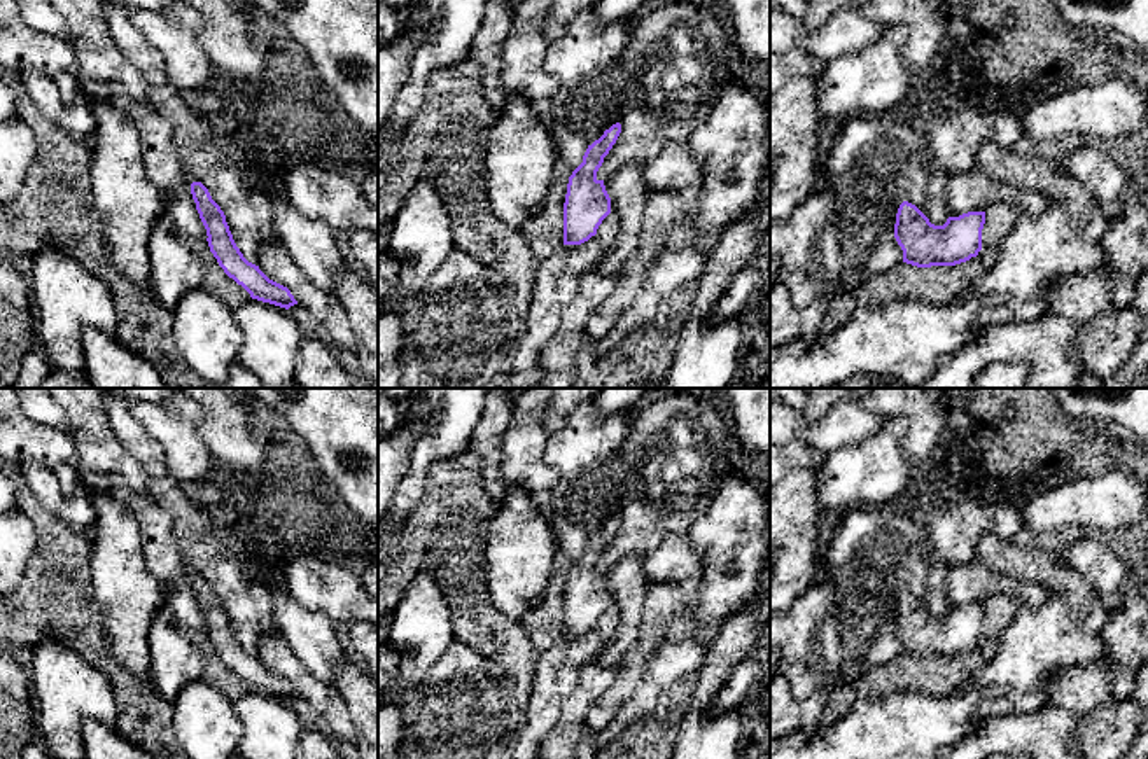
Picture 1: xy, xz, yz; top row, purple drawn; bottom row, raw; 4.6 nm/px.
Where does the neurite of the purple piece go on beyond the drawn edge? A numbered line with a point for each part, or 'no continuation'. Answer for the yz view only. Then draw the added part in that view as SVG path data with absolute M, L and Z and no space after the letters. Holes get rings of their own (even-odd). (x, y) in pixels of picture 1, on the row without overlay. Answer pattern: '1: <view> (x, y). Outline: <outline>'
no continuation

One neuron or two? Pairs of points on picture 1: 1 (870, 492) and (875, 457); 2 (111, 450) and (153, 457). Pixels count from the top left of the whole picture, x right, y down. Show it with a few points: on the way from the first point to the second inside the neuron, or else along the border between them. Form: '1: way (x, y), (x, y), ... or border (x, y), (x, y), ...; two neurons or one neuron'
1: way (870, 483), (875, 466); one neuron
2: border (107, 418), (116, 439), (149, 478); two neurons

